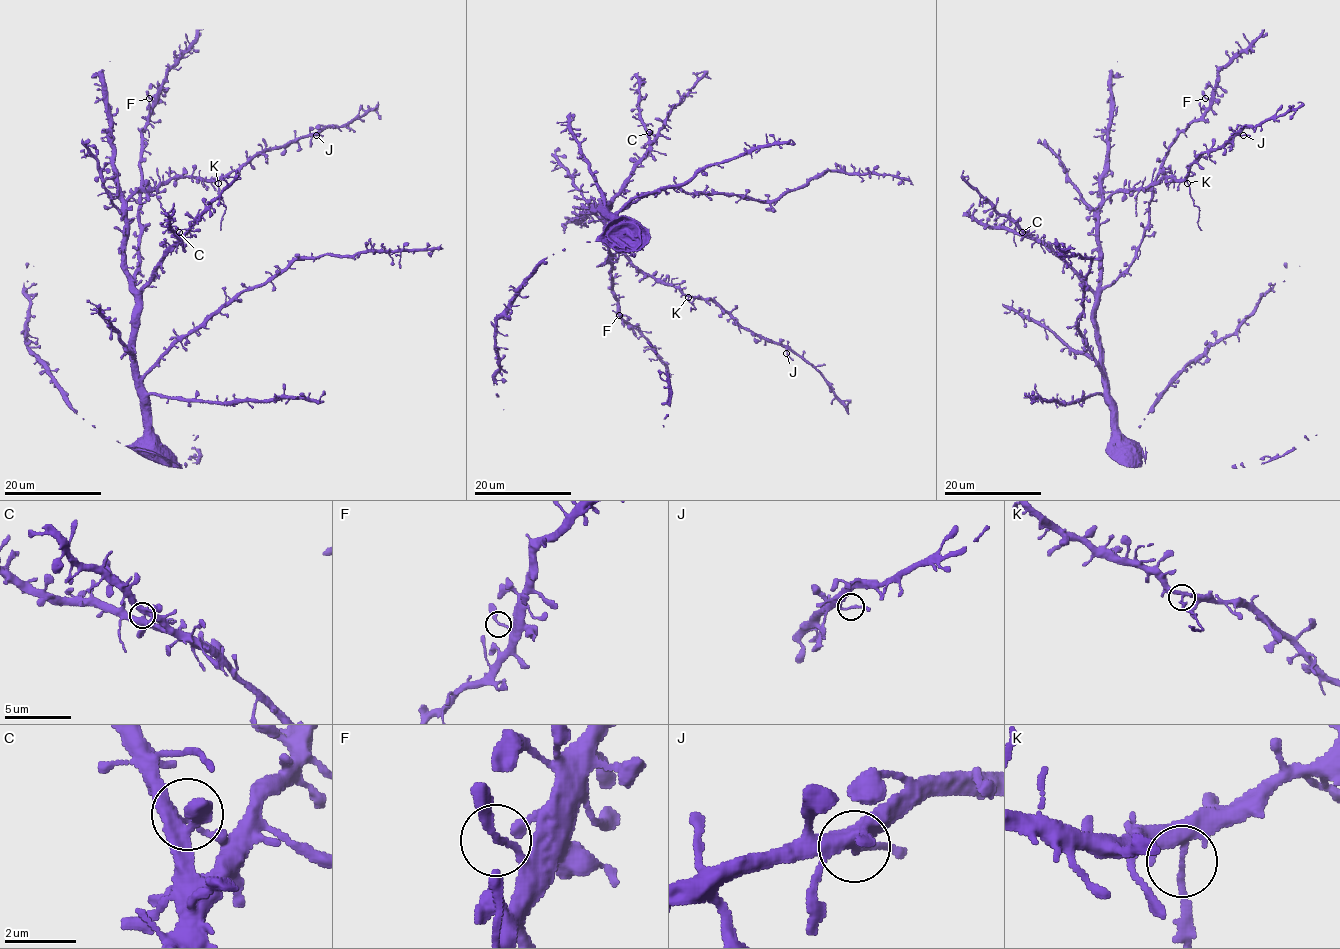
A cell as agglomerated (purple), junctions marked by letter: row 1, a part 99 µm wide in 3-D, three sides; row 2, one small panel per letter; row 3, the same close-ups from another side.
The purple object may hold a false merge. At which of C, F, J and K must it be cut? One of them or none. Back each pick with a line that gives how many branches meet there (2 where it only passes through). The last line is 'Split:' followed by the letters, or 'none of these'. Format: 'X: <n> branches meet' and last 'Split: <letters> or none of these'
K: 3 branches meet
Split: K

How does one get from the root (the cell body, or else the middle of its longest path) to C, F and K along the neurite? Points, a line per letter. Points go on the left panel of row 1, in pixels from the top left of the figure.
C: (135, 303), (135, 293), (177, 243), (179, 232)
F: (135, 303), (140, 132), (152, 105), (149, 98)
K: (135, 303), (139, 202), (144, 188), (157, 188), (174, 177), (209, 179), (218, 182)

